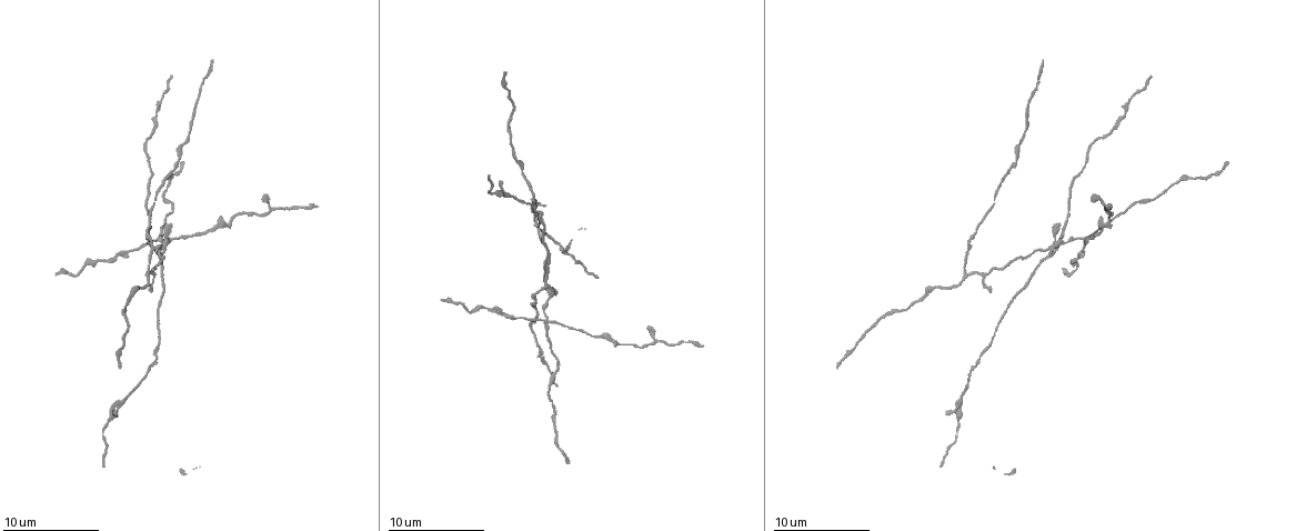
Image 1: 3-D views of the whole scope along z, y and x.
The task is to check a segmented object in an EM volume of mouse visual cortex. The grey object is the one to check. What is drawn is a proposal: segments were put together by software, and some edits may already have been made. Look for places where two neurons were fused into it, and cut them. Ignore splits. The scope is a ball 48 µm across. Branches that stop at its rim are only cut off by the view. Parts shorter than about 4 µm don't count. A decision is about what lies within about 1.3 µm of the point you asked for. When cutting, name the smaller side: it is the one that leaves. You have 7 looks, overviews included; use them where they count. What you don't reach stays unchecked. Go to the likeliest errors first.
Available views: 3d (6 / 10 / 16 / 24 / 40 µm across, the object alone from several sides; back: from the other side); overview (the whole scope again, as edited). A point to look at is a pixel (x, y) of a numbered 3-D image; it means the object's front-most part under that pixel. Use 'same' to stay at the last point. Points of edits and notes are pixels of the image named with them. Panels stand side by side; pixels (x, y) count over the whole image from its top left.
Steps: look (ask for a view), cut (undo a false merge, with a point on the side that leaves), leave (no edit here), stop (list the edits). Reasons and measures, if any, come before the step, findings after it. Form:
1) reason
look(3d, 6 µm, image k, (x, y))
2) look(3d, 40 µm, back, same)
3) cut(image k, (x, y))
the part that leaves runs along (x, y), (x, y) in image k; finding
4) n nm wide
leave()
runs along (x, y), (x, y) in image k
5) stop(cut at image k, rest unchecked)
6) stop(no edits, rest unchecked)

four or more arms meet
look(3d, 6 µm, image 1, (551, 321))

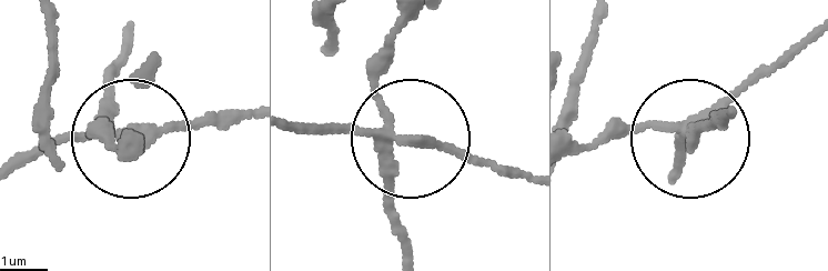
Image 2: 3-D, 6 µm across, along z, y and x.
look(3d, 6 µm, back, image 2, (410, 141))

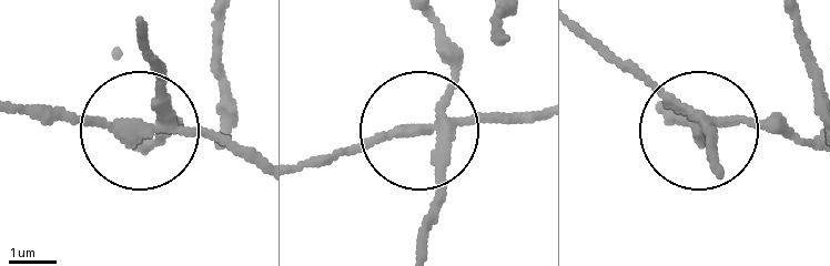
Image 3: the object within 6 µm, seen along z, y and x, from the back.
4 arms
cut(image 3, (234, 149))
the part that leaves runs along (162, 128), (23, 108) in image 3; a second neuron is stuck on

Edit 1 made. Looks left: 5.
look(overview)

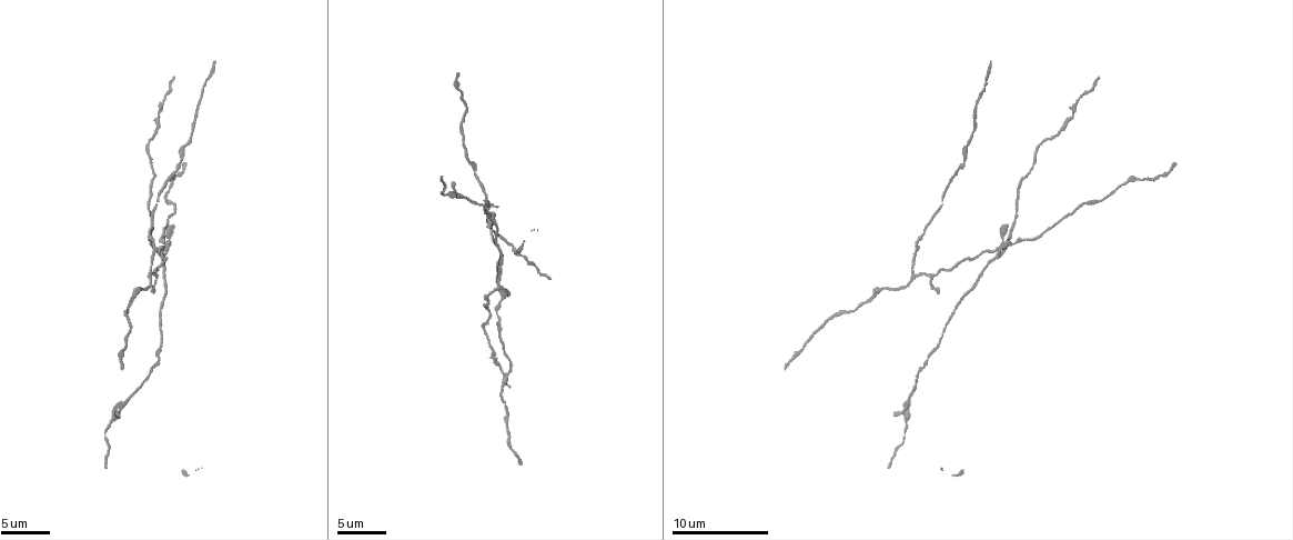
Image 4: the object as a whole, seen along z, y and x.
look(3d, 10 µm, image 4, (487, 200))

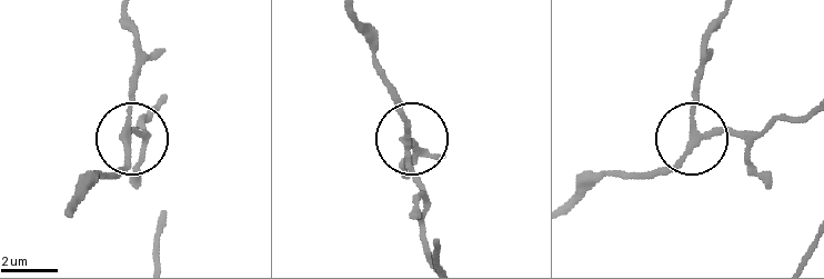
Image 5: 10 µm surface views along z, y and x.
side arm 19 µm
leave()
runs along (811, 111), (754, 133), (696, 140), (667, 167), (642, 176) in image 5; all the same neuron

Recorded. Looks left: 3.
four arms meet
look(3d, 10 µm, image 4, (994, 249))

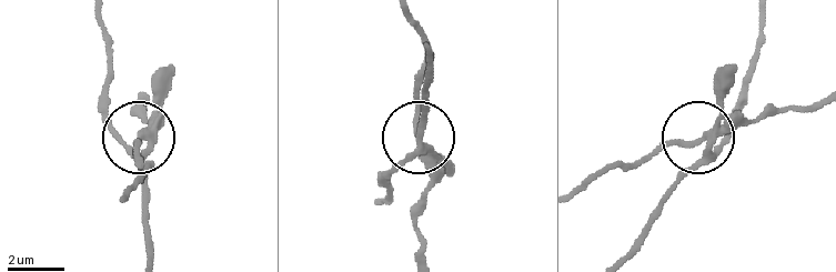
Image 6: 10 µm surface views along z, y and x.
look(3d, 10 µm, back, image 6, (696, 143))

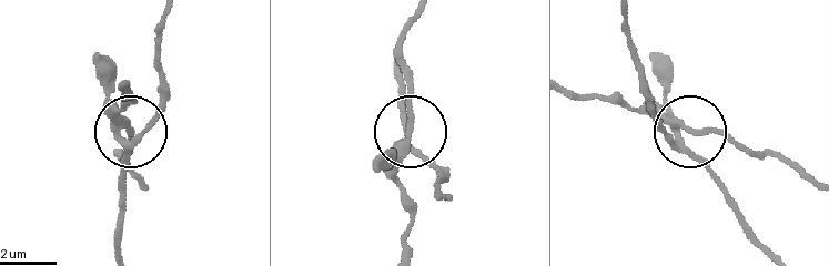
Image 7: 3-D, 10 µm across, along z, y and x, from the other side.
leave()
runs along (406, 130), (406, 61) in image 7; continuous, no second neuron

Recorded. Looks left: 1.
stop(cut at image 3, rest unchecked)

